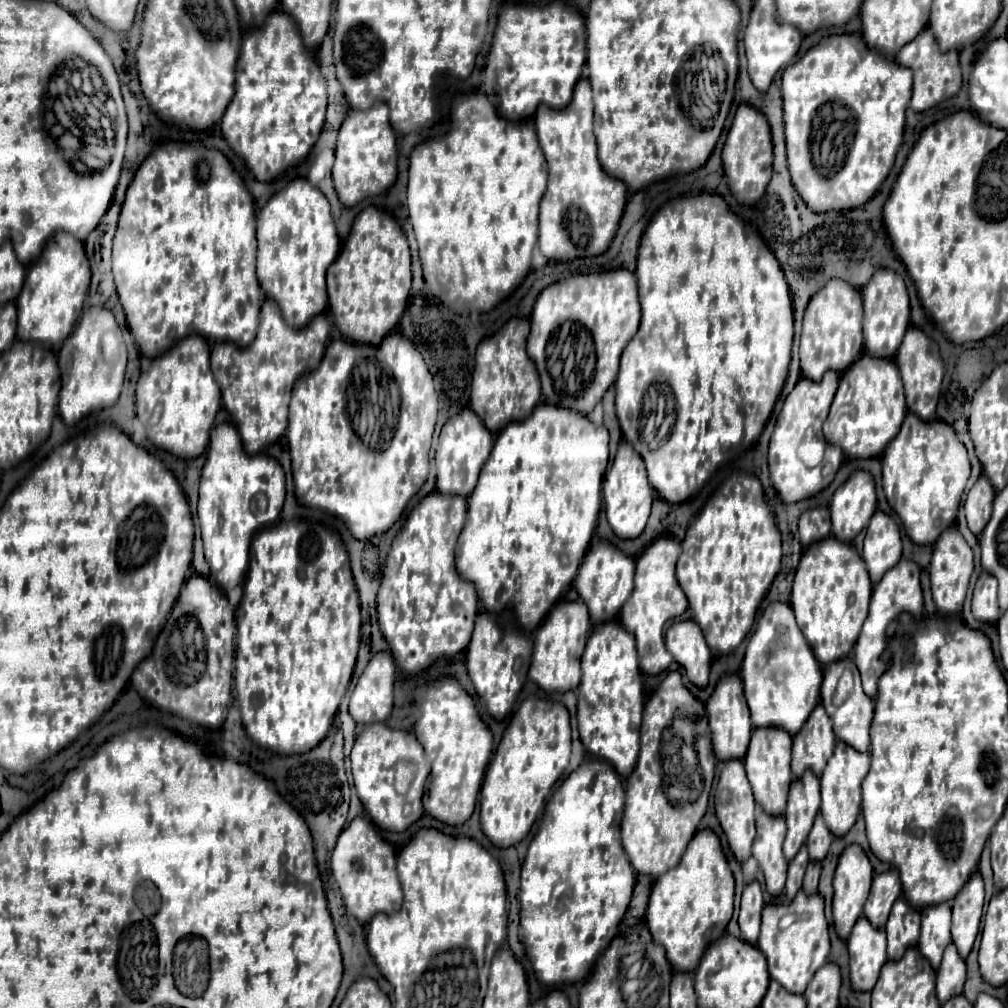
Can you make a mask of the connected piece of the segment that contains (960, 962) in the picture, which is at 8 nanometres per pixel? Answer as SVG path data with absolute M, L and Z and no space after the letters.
M949 944L949 948L945 950L941 968L937 970L937 998L939 998L939 1004L945 1004L949 998L963 994L965 974L967 974L965 960L959 956L957 948L953 948L953 944Z

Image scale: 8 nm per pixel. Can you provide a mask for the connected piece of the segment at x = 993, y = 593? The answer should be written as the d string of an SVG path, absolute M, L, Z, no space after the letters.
M983 572L975 584L971 612L975 620L987 624L997 624L1001 618L1001 610L997 602L997 580L987 572Z

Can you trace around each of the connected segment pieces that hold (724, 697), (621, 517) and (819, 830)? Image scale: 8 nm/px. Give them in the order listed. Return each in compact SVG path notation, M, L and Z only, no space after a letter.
M725 676L717 684L713 696L707 702L707 718L711 728L711 742L713 752L719 764L727 760L743 760L749 748L751 740L751 728L749 728L749 708L745 708L745 696L741 696L741 678L739 676Z
M621 440L615 462L611 470L605 474L603 498L605 498L607 520L615 536L619 536L621 540L633 540L645 530L645 524L651 512L651 504L653 504L653 488L647 482L645 462L633 448L629 448L629 444L625 444L625 440Z
M819 814L815 824L813 824L813 830L809 834L809 840L807 840L807 850L809 850L809 860L811 862L823 862L825 856L827 856L827 850L831 846L831 832L827 830L825 822L823 822L823 816Z

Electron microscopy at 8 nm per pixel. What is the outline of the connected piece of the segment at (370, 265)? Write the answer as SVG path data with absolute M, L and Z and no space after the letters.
M377 208L357 216L349 238L327 272L329 310L343 336L355 344L379 346L397 326L411 290L411 254L399 224Z

